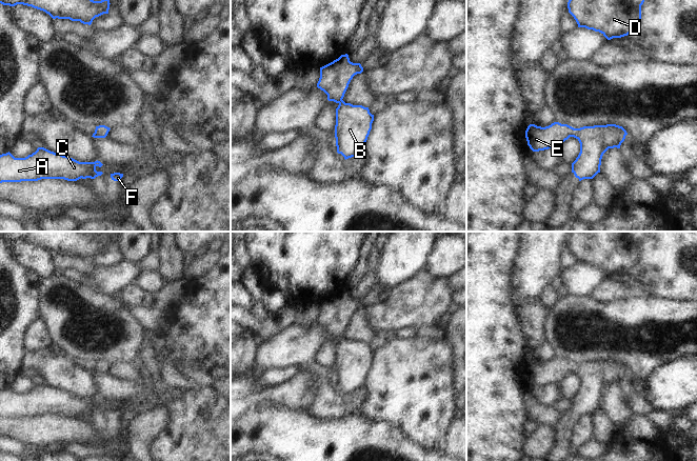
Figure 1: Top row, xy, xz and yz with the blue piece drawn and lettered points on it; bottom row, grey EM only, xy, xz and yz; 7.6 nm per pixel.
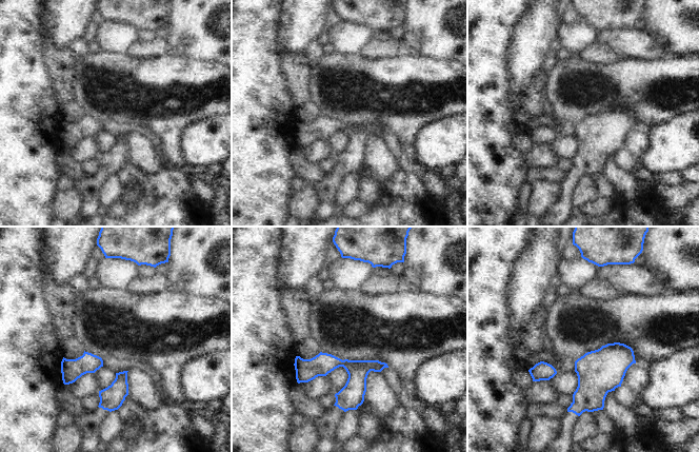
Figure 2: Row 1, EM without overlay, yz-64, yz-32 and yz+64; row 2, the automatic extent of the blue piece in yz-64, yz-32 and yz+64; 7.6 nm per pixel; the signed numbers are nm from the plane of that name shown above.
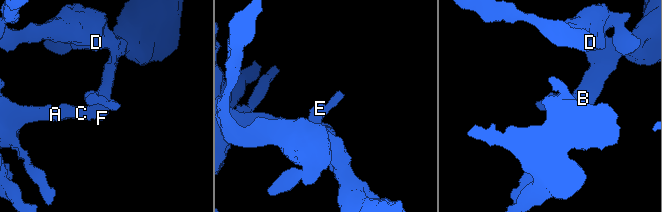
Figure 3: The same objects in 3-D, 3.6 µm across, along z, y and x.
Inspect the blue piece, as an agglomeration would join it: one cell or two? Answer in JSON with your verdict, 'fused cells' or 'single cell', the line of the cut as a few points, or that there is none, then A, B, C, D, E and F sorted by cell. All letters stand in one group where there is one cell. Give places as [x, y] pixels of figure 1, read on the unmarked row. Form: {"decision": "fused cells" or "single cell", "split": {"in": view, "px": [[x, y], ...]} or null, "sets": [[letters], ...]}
{"decision": "single cell", "split": null, "sets": [["A", "B", "C", "D", "E", "F"]]}

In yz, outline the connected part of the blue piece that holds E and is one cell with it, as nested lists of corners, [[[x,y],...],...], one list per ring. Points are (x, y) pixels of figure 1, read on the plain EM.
[[[554,358],[545,363],[530,360],[525,366],[527,381],[533,387],[559,383],[570,373],[576,374],[580,379],[580,388],[572,399],[572,408],[579,417],[593,415],[600,408],[603,389],[609,384],[620,384],[626,370],[626,366],[616,360],[574,364]]]

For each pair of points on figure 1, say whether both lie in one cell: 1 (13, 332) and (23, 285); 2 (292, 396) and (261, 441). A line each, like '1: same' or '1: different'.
1: same
2: different

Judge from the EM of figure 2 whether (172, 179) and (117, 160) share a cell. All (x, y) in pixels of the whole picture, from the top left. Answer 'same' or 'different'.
different

